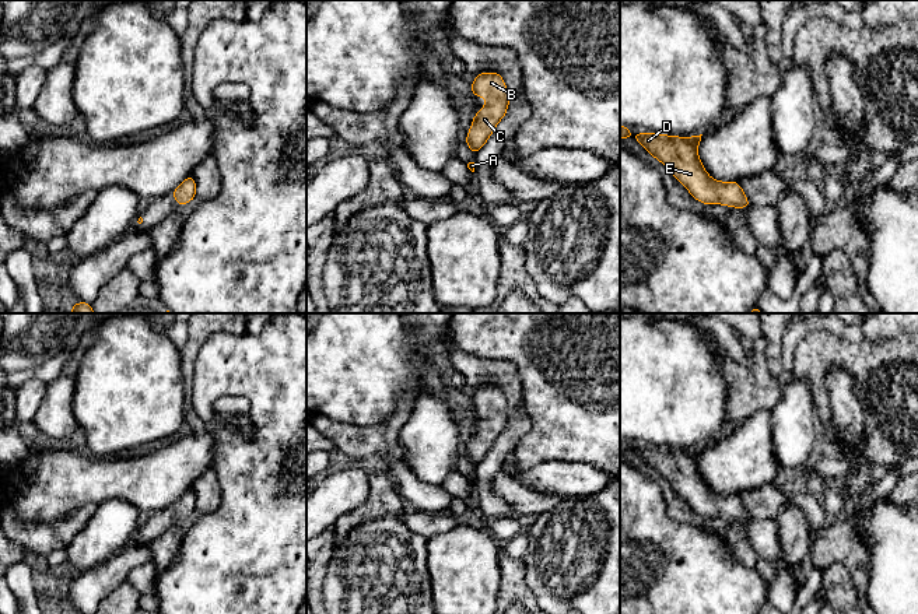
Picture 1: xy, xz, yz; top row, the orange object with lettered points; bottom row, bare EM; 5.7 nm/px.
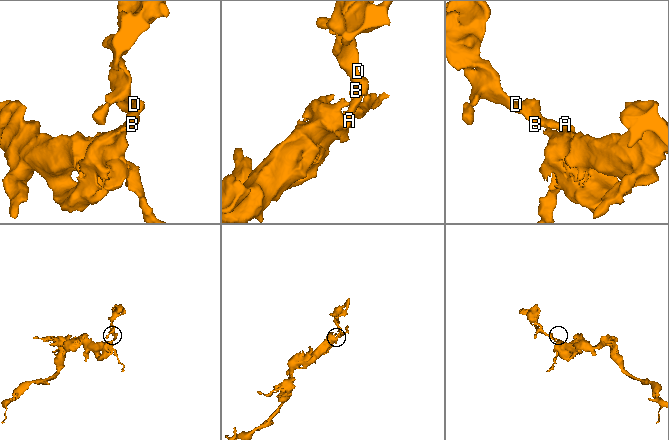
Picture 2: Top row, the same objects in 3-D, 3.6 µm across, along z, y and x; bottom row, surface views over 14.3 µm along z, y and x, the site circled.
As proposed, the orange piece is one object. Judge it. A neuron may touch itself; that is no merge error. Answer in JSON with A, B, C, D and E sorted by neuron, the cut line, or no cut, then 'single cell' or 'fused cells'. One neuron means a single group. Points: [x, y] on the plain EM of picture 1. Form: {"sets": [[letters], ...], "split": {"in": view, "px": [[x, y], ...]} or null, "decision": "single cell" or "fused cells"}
{"sets": [["A", "B", "C", "D", "E"]], "split": null, "decision": "single cell"}

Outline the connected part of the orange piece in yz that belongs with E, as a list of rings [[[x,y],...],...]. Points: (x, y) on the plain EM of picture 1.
[[[642,445],[633,452],[665,477],[698,515],[704,517],[725,517],[735,522],[750,520],[750,515],[737,495],[716,495],[707,488],[697,466],[701,449],[675,450]]]

